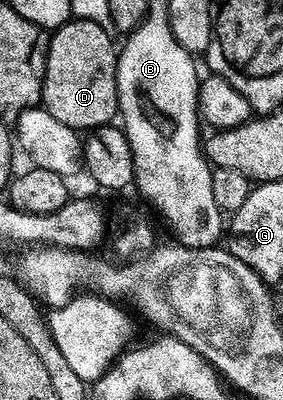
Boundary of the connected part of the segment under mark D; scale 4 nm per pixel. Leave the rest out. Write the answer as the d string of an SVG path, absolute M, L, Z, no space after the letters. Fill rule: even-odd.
M77 19L51 33L50 52L55 57L54 70L49 68L44 75L42 104L66 126L77 130L95 130L107 128L117 119L120 111L116 77L118 48L112 45L112 39L113 33L94 22ZM92 59L96 59L96 68L92 68L88 61Z

